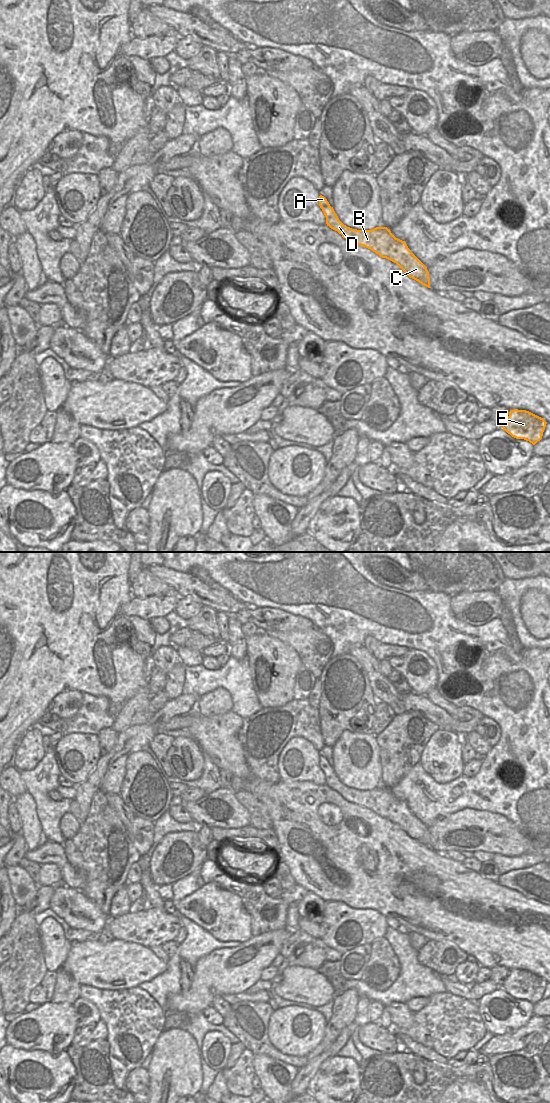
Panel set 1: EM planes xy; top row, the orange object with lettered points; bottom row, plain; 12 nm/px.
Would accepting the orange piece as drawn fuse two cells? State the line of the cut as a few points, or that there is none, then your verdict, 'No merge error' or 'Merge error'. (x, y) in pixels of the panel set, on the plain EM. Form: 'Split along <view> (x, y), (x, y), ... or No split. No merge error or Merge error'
No split. No merge error.

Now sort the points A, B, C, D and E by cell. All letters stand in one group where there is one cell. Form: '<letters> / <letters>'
A B C D E

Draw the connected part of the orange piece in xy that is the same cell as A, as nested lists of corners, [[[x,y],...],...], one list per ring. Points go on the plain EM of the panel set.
[[[320,755],[319,766],[322,769],[326,784],[337,791],[347,801],[366,807],[382,818],[396,823],[410,838],[430,847],[427,827],[410,811],[405,801],[396,798],[387,787],[376,787],[372,790],[357,790],[344,785],[338,778],[327,759]]]

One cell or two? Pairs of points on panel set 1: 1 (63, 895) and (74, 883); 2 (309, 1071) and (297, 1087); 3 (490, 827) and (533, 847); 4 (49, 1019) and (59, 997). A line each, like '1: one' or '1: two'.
1: two
2: one
3: one
4: two

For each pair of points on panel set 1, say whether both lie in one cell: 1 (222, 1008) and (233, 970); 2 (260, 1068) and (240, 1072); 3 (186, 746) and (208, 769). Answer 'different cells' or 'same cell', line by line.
1: different cells
2: different cells
3: different cells

